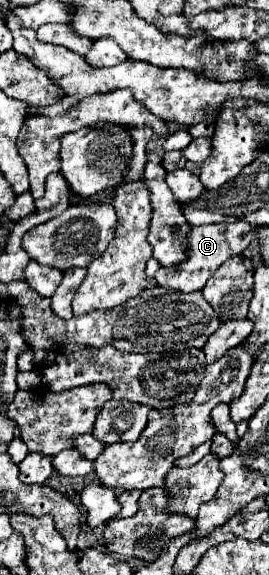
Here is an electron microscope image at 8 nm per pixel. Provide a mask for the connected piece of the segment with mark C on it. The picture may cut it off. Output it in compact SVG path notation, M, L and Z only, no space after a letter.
M237 220L233 224L211 224L211 226L195 226L195 228L191 228L191 232L187 234L187 260L181 262L179 266L157 270L155 278L157 278L159 286L173 288L173 290L179 290L179 292L203 290L207 280L215 274L215 270L225 260L241 256L247 250L247 246L253 240L251 230L253 230L253 226L249 222L243 222L243 220Z

